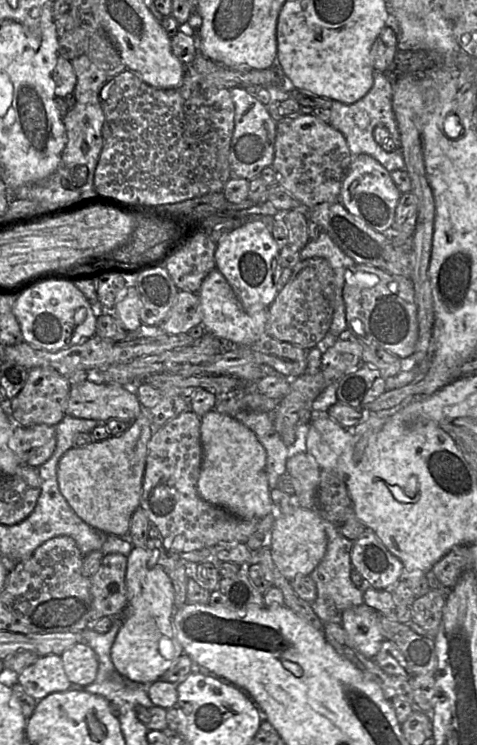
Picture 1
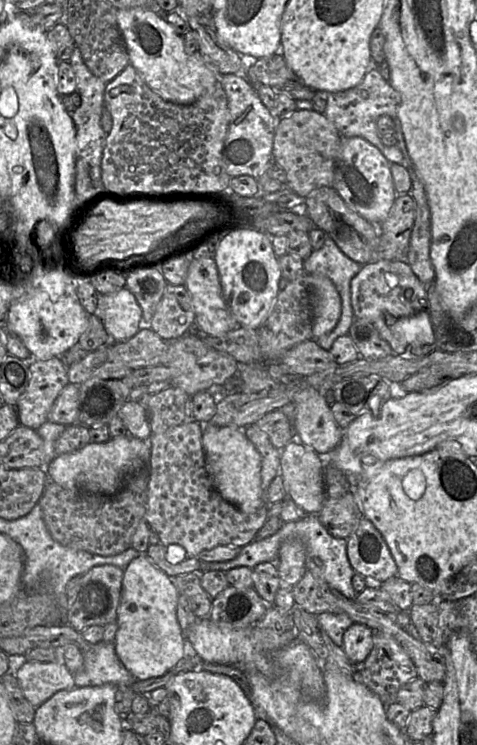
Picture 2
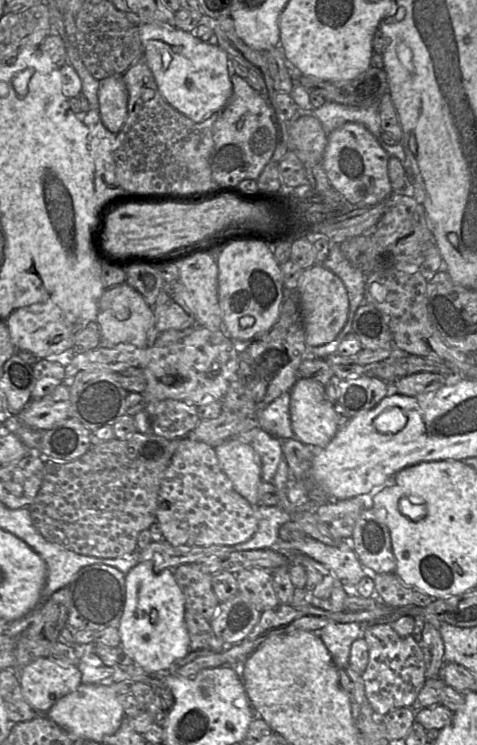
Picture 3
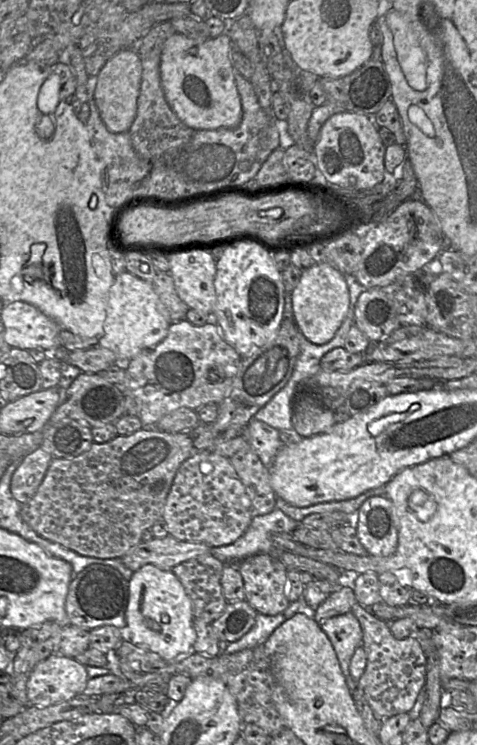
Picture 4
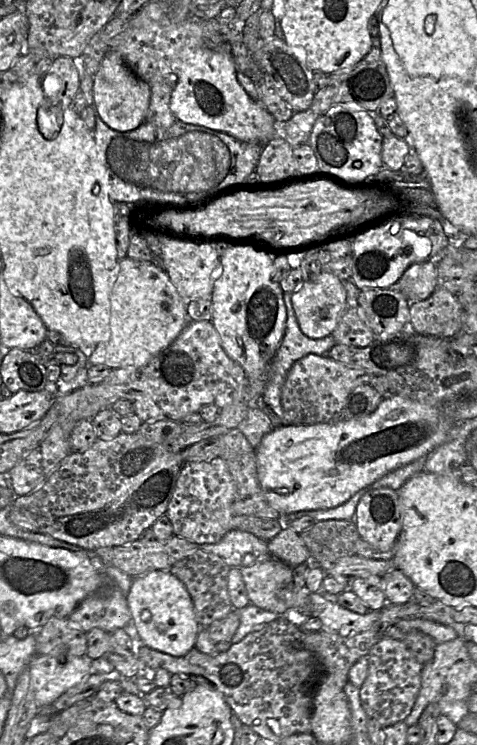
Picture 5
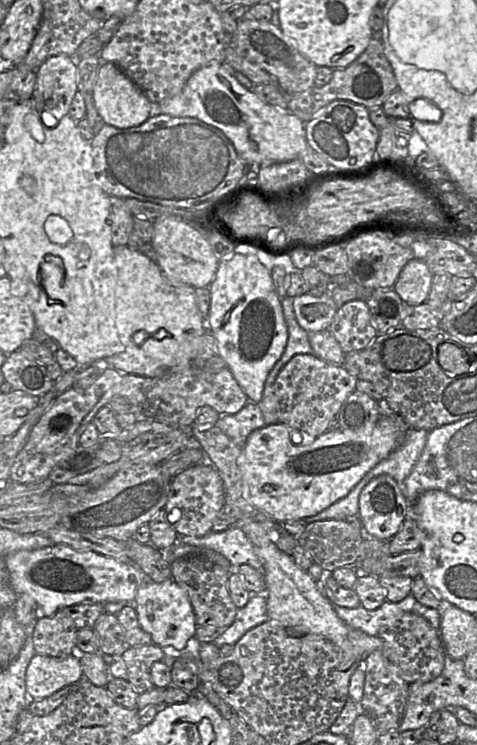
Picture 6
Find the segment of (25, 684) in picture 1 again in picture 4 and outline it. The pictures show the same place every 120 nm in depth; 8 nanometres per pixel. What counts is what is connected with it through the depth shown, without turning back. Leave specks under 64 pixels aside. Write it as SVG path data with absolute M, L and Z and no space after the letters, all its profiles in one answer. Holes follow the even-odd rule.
M59 653L41 661L27 682L29 704L48 707L81 695L89 677L86 666Z

